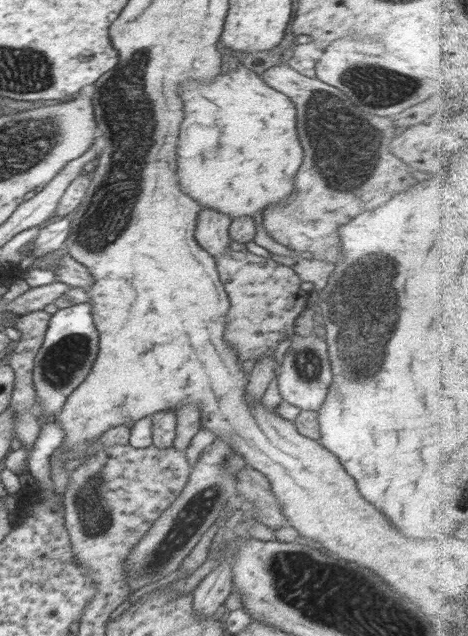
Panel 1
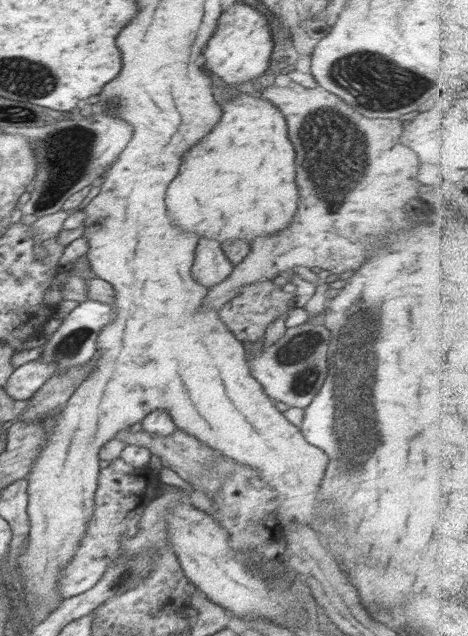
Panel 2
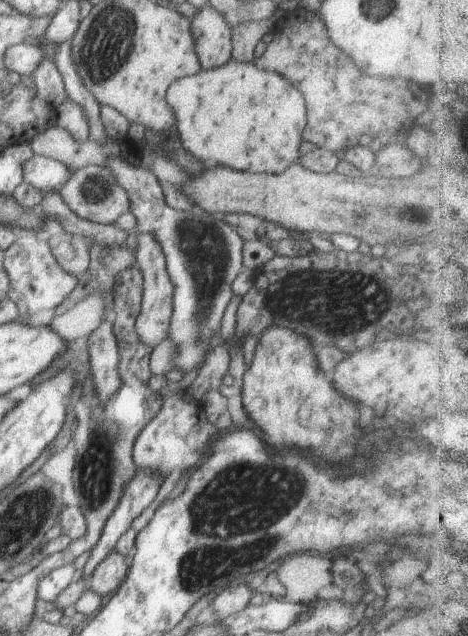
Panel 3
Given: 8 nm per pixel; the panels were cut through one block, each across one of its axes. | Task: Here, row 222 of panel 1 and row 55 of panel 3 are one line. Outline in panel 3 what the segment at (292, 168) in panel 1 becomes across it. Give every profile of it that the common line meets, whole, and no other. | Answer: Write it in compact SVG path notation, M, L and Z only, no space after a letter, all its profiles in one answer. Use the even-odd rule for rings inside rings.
M210 5L199 9L198 14L191 20L191 29L200 66L204 70L218 66L222 68L214 72L202 70L196 76L182 78L174 82L168 90L168 104L176 114L176 130L183 148L193 156L192 158L200 160L200 164L204 162L208 168L228 166L230 160L230 168L240 172L248 170L250 174L271 175L284 172L290 168L292 162L296 163L299 160L298 150L302 144L302 132L307 121L304 96L296 87L286 82L287 78L258 70L254 64L228 62L232 50L232 29L228 27L222 15Z

